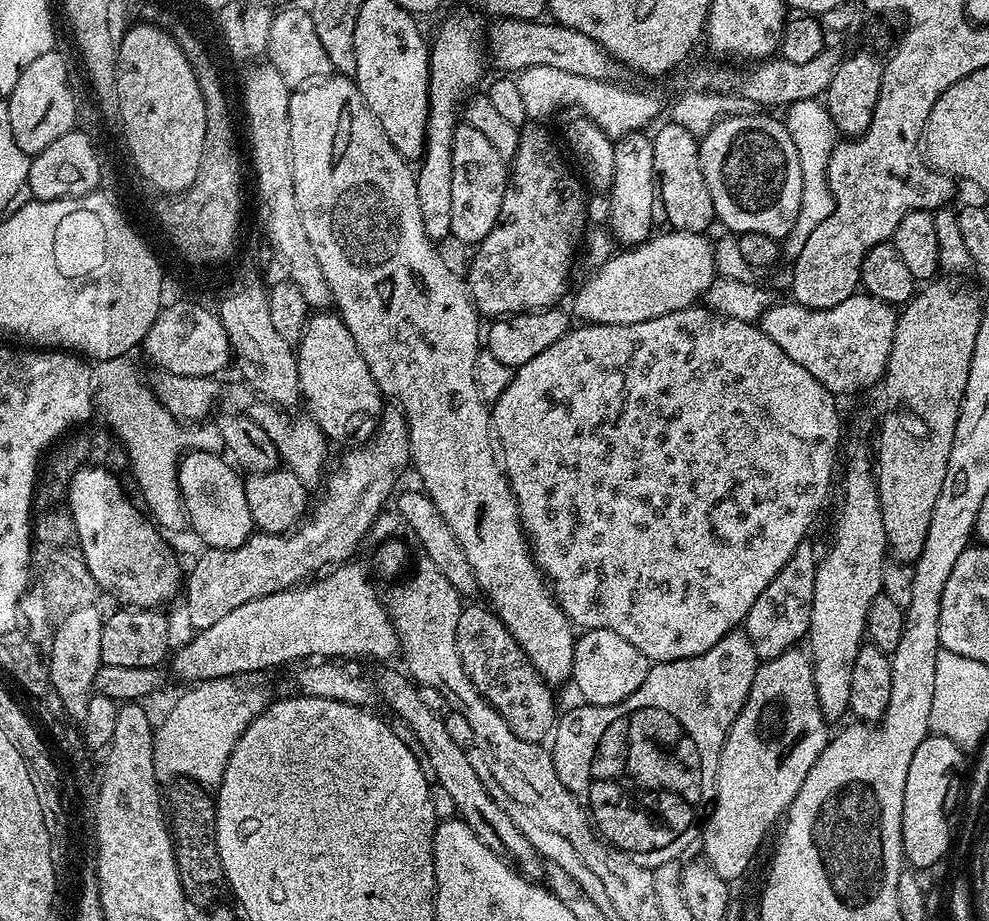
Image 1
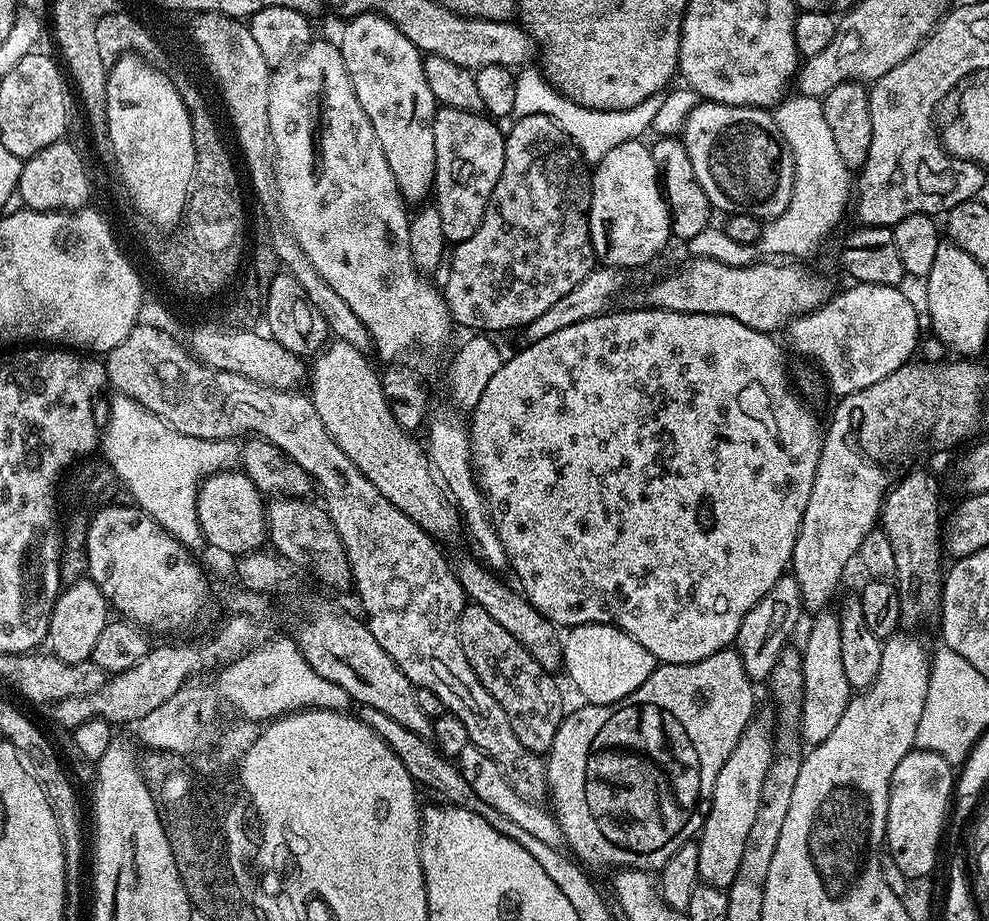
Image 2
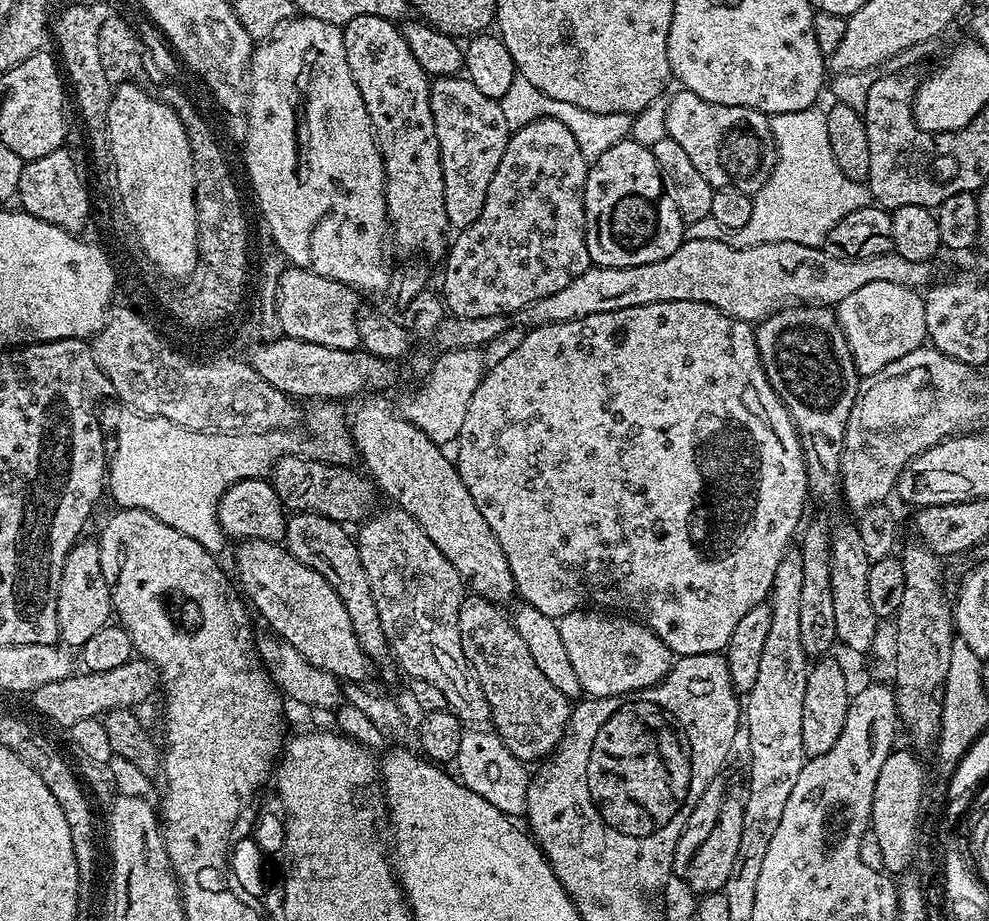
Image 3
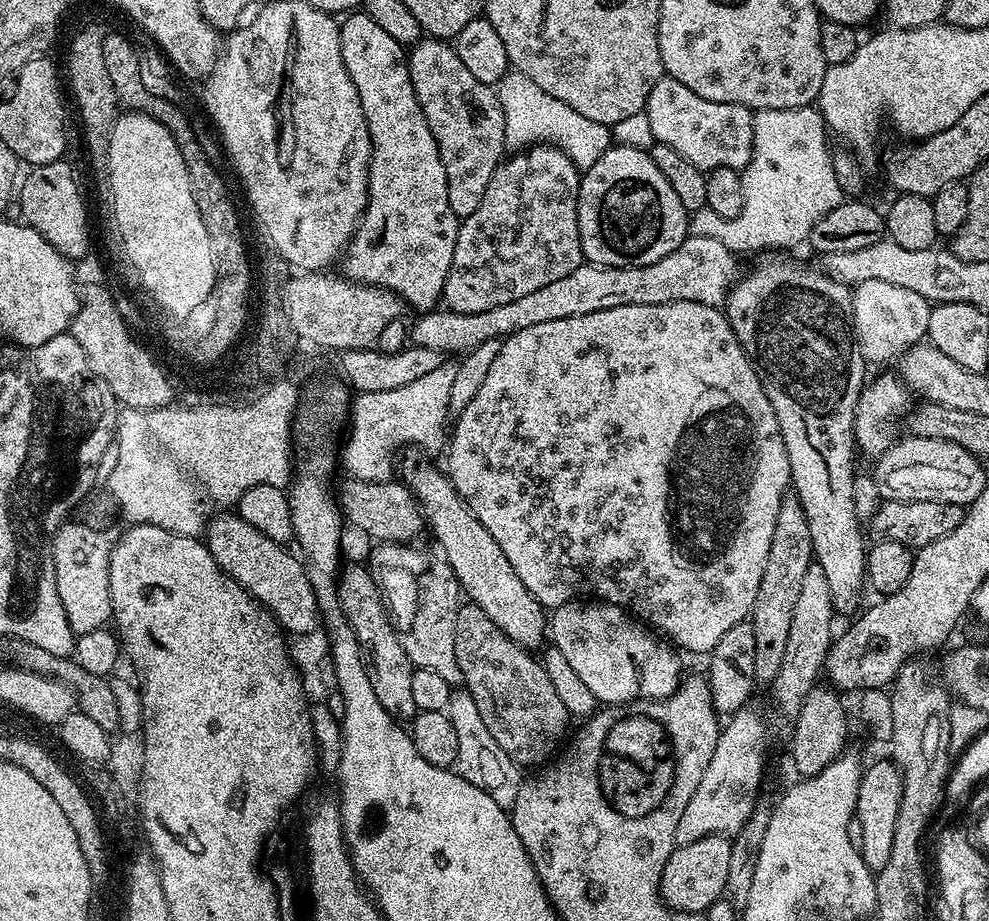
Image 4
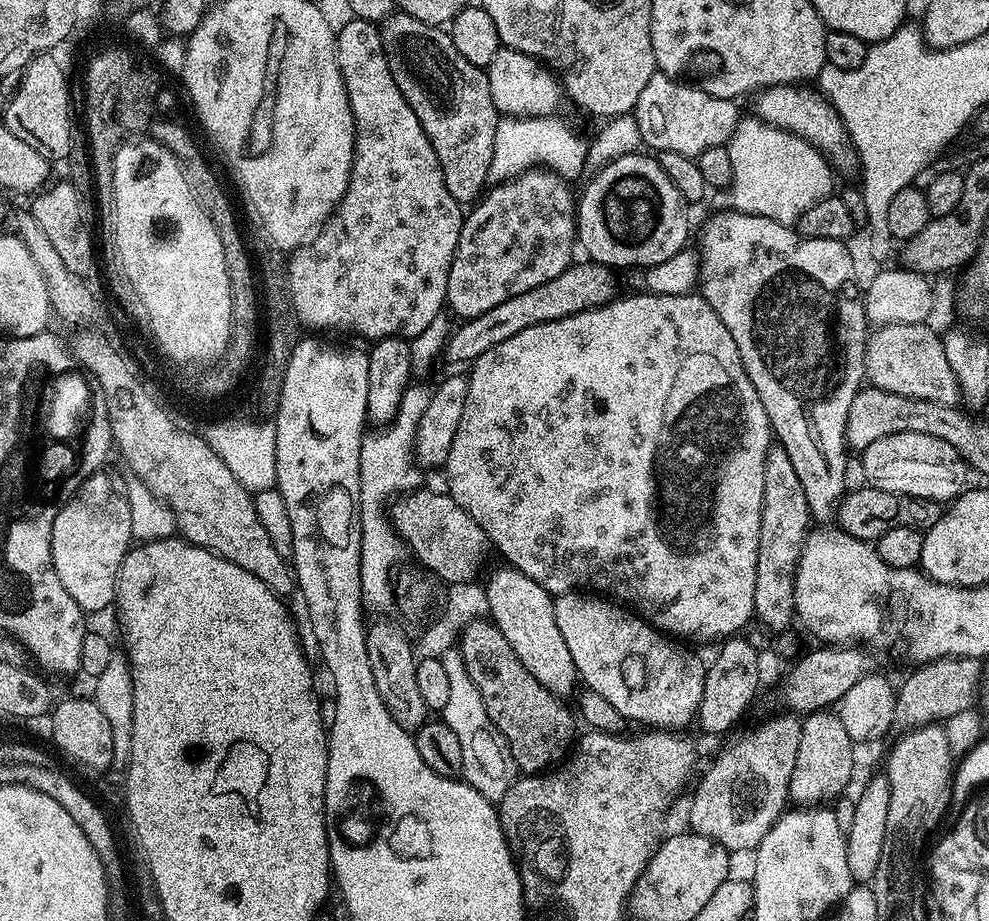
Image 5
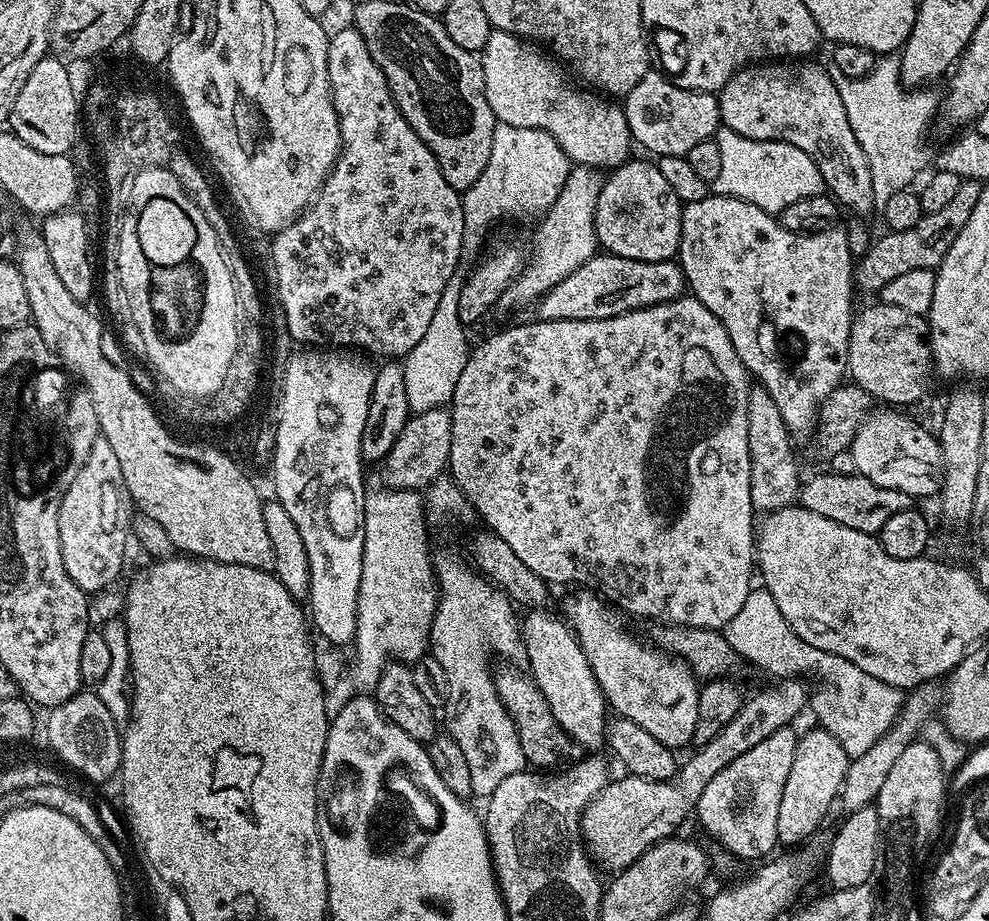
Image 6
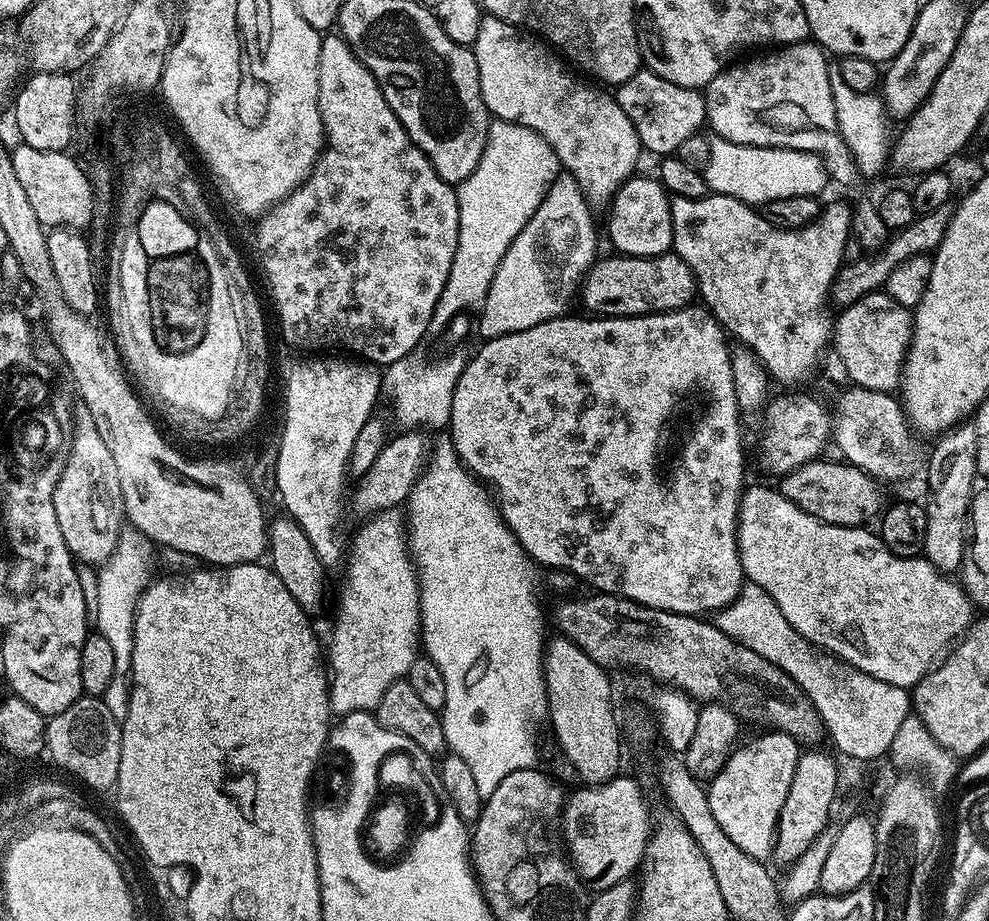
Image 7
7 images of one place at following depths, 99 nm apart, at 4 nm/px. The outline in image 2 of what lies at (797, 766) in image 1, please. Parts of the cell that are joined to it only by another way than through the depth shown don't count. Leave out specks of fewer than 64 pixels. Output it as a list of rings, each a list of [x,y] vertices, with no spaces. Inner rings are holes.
[[[764,710],[757,711],[754,719],[746,726],[738,746],[734,746],[730,758],[726,758],[722,770],[718,770],[712,791],[712,805],[698,833],[698,870],[699,879],[703,883],[727,886],[734,882],[734,874],[738,874],[742,849],[746,846],[746,834],[750,834],[750,826],[758,814],[762,786],[772,765],[774,741],[778,736],[777,717],[773,716]]]

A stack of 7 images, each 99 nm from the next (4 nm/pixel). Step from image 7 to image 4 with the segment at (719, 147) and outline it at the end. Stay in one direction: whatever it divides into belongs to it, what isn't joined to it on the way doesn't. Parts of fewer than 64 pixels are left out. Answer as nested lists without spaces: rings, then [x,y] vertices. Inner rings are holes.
[[[815,107],[790,110],[759,109],[753,115],[752,157],[743,169],[746,202],[738,218],[727,220],[713,212],[691,213],[690,232],[694,236],[718,238],[732,252],[754,252],[758,248],[792,248],[804,244],[818,218],[826,218],[846,197],[834,178],[833,149],[828,148],[824,120]]]

